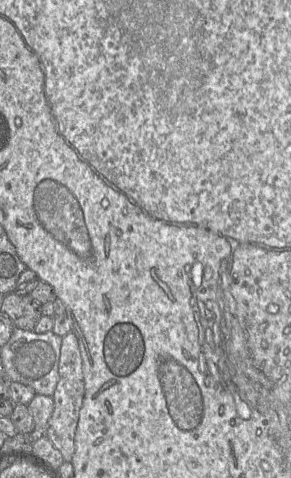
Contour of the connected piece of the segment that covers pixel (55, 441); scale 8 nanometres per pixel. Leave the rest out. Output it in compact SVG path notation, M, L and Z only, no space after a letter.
M72 331L62 337L58 372L59 380L52 396L54 408L45 435L53 446L60 451L64 461L71 462L75 450L75 431L85 393L82 358L77 337Z

